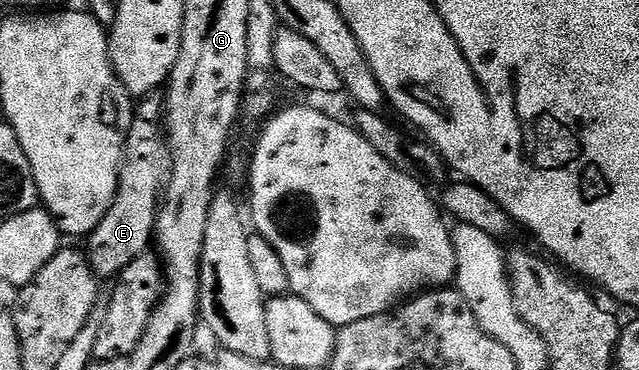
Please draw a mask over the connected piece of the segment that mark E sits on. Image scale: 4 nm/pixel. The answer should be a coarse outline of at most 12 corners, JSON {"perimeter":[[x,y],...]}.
{"perimeter":[[163,96],[142,97],[119,188],[85,240],[96,277],[152,247],[165,184]]}

